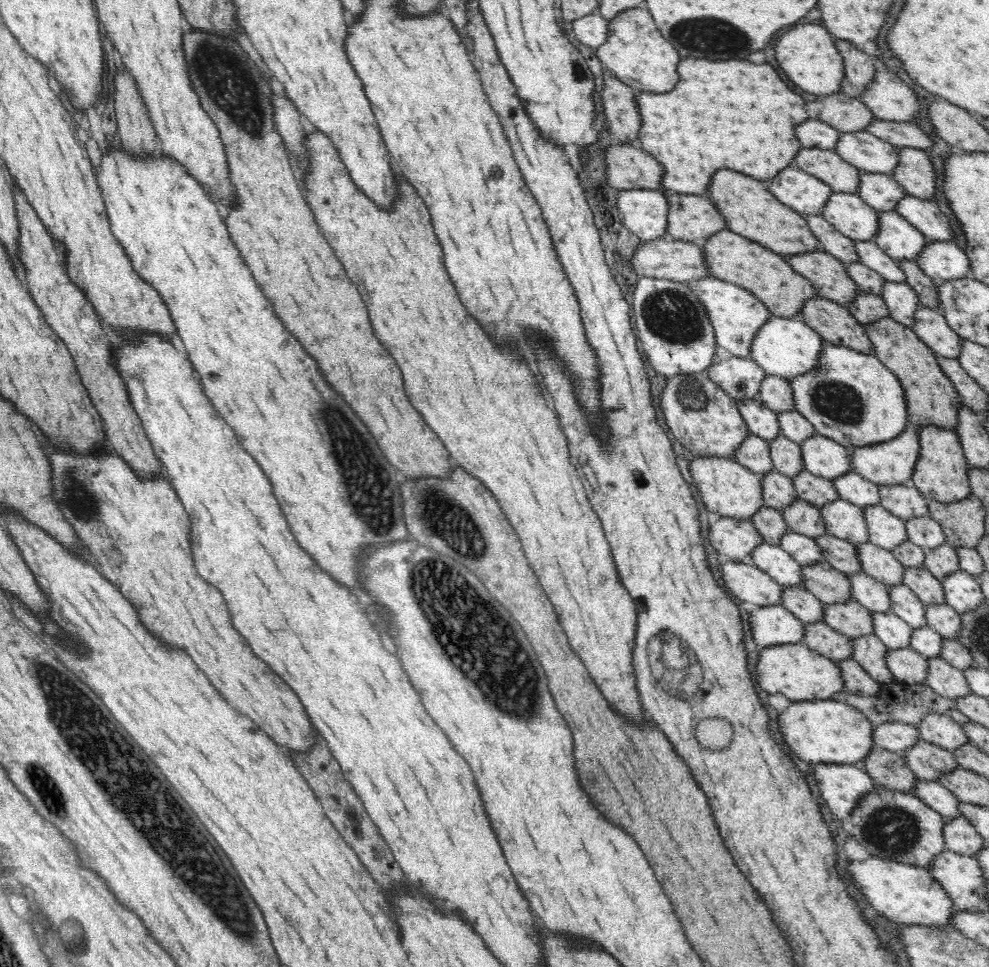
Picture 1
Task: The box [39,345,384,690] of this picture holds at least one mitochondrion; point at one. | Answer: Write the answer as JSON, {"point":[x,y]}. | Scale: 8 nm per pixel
{"point":[81,500]}

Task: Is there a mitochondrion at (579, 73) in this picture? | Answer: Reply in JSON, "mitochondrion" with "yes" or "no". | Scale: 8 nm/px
{"mitochondrion":"yes"}

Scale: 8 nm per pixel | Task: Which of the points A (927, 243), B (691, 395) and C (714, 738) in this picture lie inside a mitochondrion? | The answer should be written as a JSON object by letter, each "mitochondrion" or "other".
{"A":"other","B":"mitochondrion","C":"mitochondrion"}

